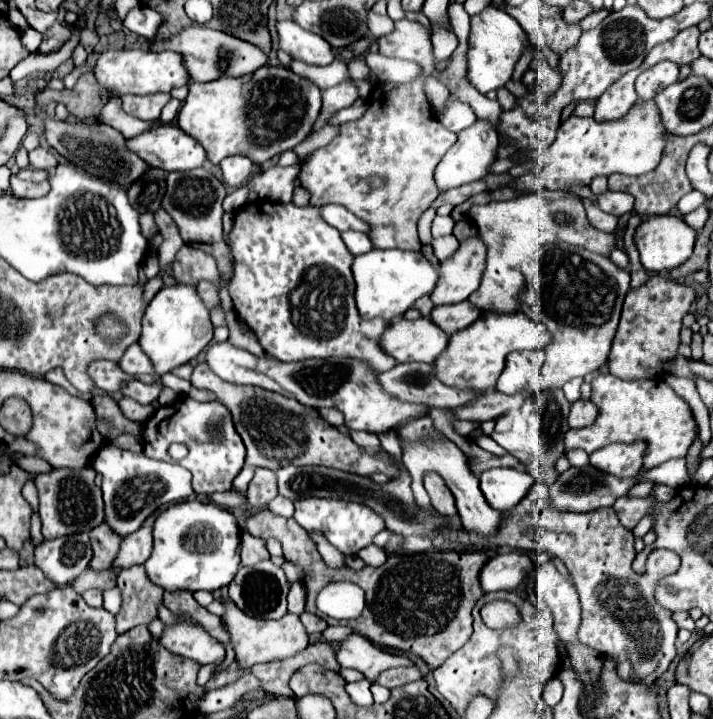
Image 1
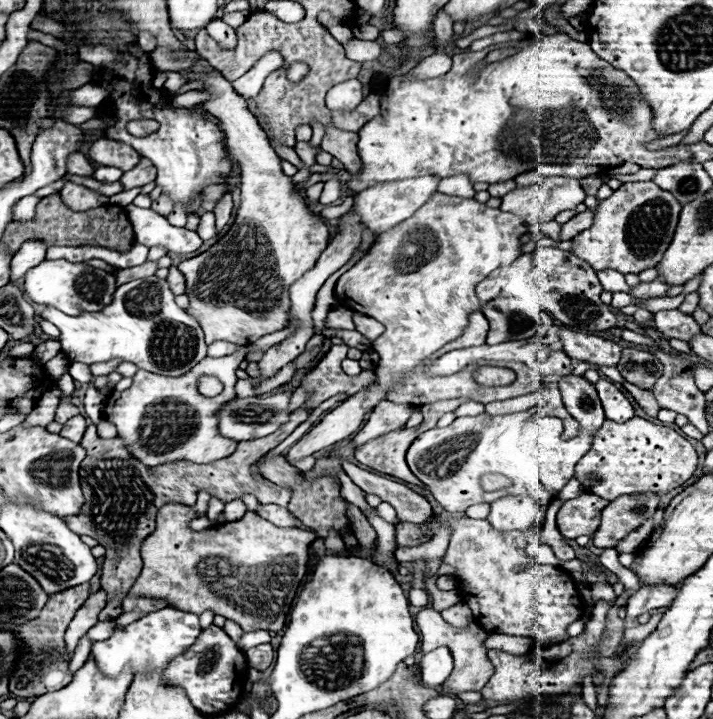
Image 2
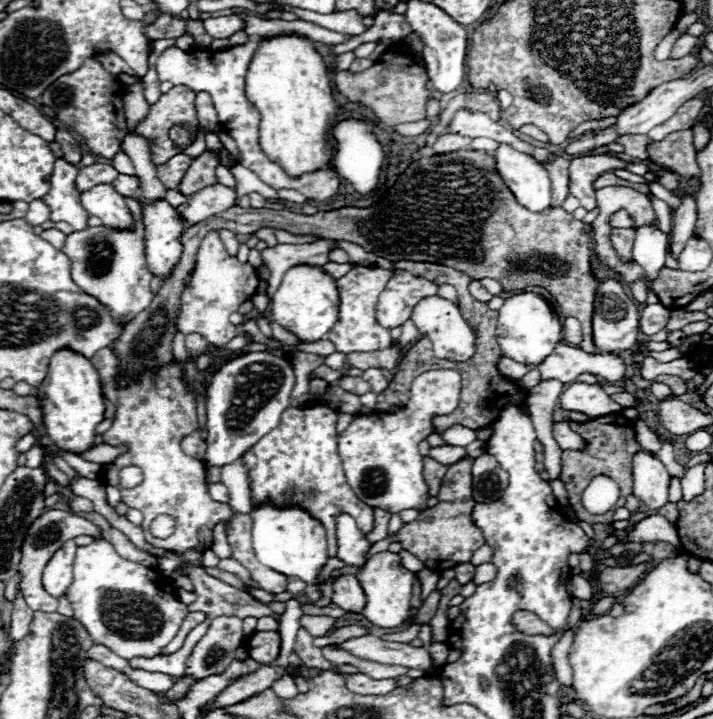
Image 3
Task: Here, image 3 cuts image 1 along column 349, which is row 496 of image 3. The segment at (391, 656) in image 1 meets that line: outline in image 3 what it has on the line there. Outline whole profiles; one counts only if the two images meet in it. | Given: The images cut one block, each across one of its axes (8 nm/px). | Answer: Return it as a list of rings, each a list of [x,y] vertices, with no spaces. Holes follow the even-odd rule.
[[[640,450],[632,462],[632,476],[634,476],[634,496],[642,500],[644,506],[658,510],[668,502],[668,484],[670,474],[660,458],[652,452]]]

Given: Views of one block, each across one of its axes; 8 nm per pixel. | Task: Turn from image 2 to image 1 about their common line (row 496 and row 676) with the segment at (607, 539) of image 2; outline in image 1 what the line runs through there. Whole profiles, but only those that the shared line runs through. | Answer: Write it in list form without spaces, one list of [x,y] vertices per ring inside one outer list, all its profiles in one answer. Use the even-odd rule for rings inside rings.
[[[540,480],[534,482],[534,486],[528,490],[528,494],[516,504],[512,510],[504,512],[504,524],[500,526],[500,532],[496,532],[492,538],[478,536],[476,532],[468,532],[464,528],[448,528],[444,530],[452,542],[460,544],[474,544],[474,546],[508,546],[512,549],[543,551],[548,554],[556,554],[566,568],[570,570],[574,578],[574,586],[580,596],[582,604],[582,624],[578,630],[578,640],[590,648],[596,648],[602,652],[602,656],[612,656],[616,660],[616,674],[622,680],[632,680],[640,684],[652,684],[656,682],[670,666],[670,662],[676,658],[676,624],[672,620],[672,614],[664,608],[660,608],[654,600],[654,586],[662,576],[668,576],[678,570],[680,558],[670,550],[654,550],[647,560],[646,574],[638,576],[632,570],[632,560],[636,556],[634,550],[634,534],[624,528],[612,508],[604,508],[600,512],[590,514],[576,514],[576,512],[560,512],[550,504],[548,486]]]

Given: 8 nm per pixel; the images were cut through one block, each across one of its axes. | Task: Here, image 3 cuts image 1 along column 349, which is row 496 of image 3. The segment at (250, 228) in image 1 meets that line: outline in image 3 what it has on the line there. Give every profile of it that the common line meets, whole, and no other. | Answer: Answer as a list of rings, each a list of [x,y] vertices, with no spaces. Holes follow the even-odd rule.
[[[328,406],[312,408],[286,408],[282,412],[280,424],[262,436],[240,460],[248,468],[252,480],[252,506],[272,504],[276,508],[286,508],[298,504],[312,518],[320,520],[326,538],[328,554],[336,556],[336,516],[350,514],[356,518],[358,528],[368,534],[374,526],[374,510],[364,504],[348,486],[342,470],[342,460],[338,454],[338,432],[336,432],[338,412]]]

